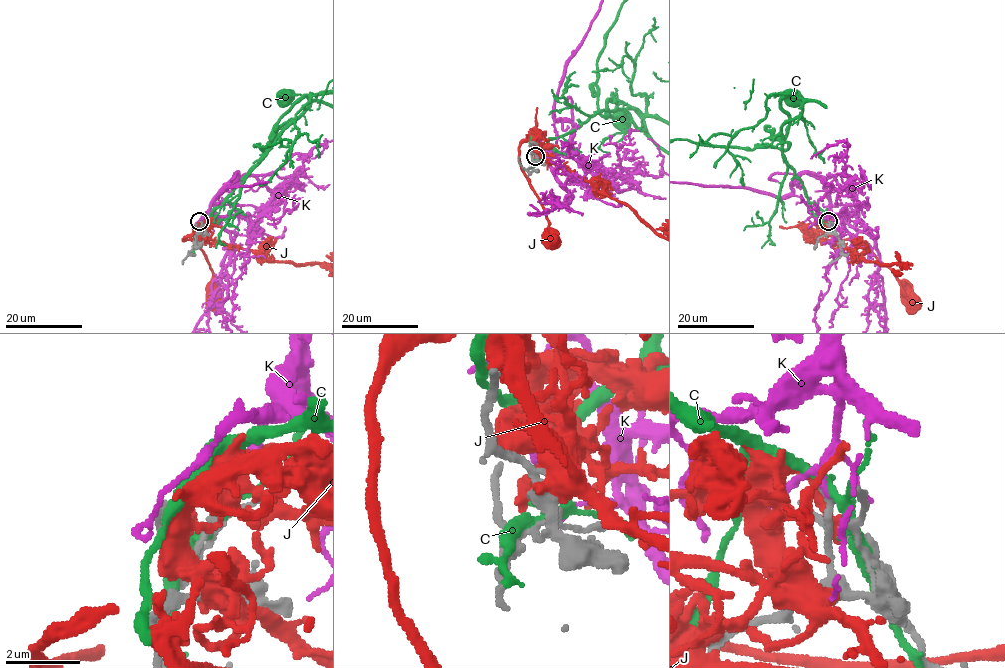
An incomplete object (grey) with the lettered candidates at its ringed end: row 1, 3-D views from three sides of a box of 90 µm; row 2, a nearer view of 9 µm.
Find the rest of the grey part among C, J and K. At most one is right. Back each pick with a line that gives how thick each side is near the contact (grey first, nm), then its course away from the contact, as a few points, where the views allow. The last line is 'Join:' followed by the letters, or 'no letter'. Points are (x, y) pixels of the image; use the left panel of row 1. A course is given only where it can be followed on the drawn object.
Join: no letter

